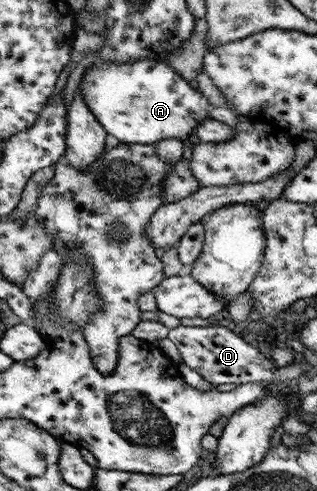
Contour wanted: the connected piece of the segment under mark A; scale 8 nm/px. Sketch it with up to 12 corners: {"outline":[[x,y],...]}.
{"outline":[[94,61],[79,94],[122,143],[183,142],[206,98],[162,61]]}

